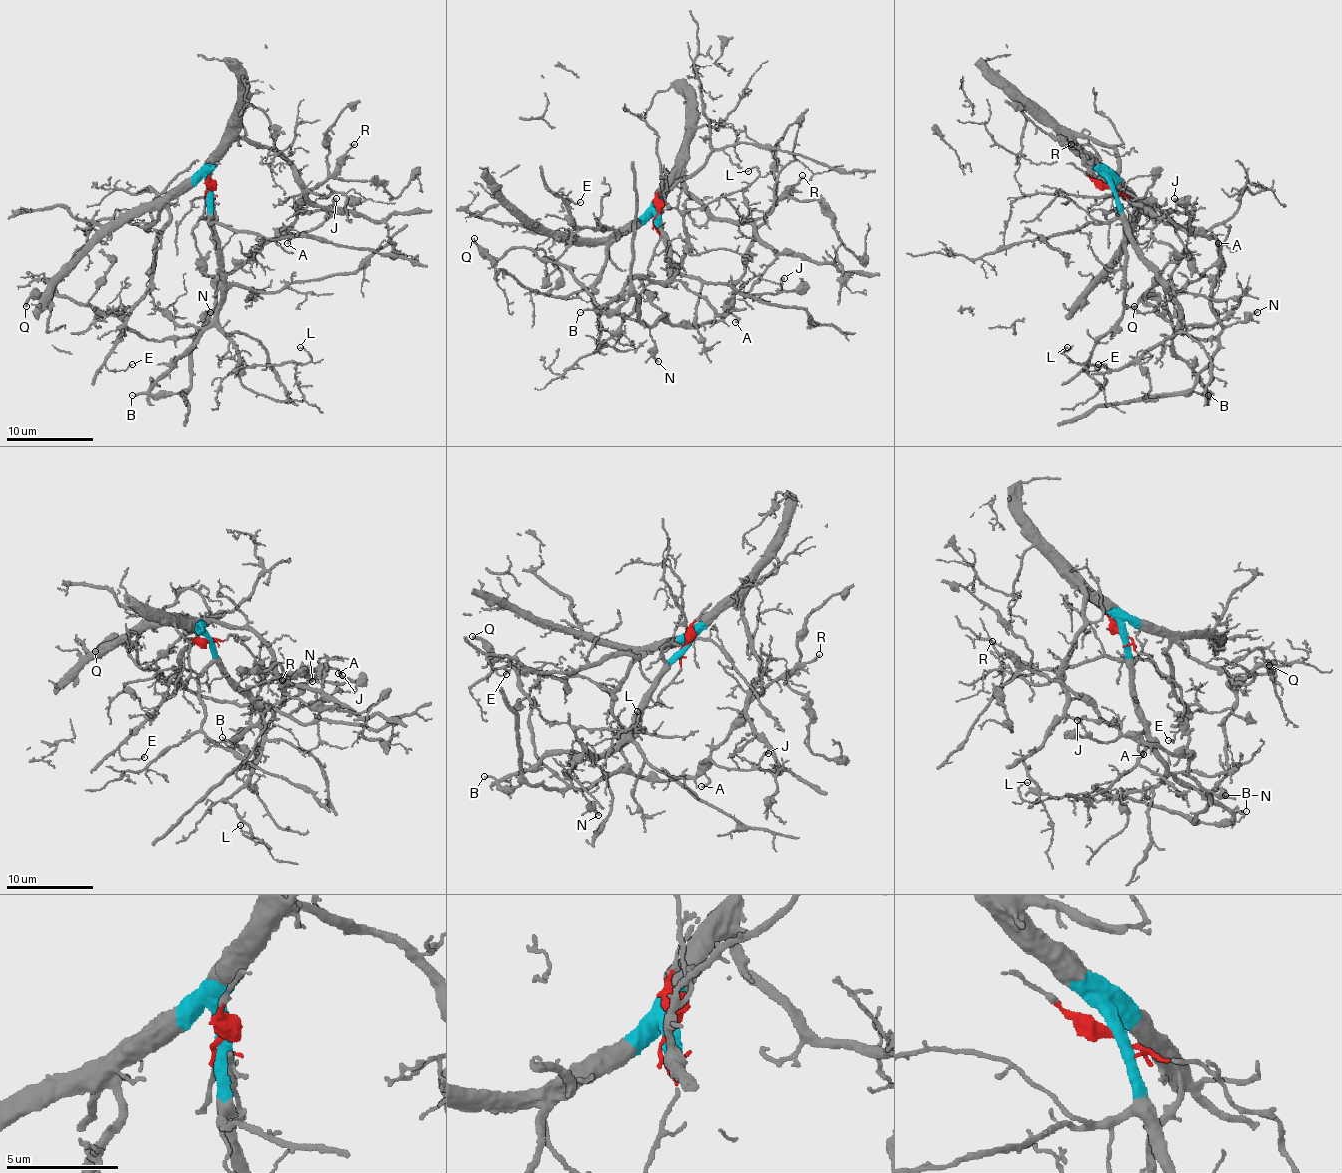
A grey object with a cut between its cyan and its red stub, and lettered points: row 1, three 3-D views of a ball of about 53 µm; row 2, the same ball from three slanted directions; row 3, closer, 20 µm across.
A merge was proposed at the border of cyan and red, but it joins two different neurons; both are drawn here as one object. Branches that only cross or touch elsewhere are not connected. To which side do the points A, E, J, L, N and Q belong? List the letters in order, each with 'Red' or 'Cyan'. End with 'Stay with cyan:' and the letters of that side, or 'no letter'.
A: Red
E: Cyan
J: Red
L: Cyan
N: Red
Q: Red
Stay with cyan: E, L

